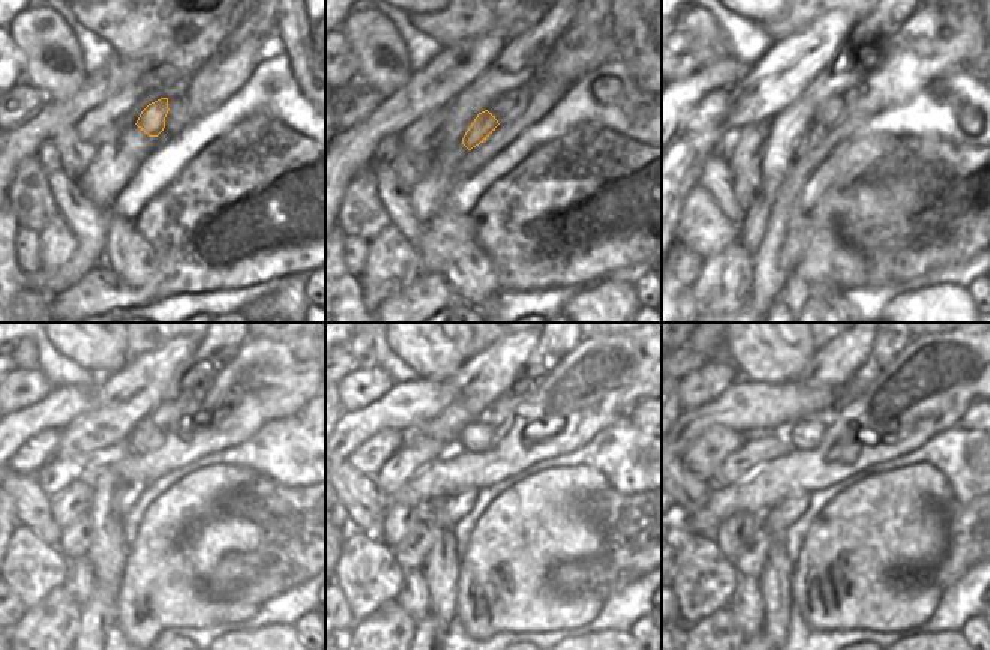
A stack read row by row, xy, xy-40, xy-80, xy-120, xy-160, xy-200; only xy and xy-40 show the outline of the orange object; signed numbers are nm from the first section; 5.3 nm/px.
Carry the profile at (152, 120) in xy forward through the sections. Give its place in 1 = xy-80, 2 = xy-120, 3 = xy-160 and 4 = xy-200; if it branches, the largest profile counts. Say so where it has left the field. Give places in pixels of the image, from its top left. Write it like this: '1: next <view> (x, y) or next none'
1: next xy-80 (813, 134)
2: next xy-120 (126, 496)
3: next xy-160 (453, 508)
4: next xy-200 (785, 514)

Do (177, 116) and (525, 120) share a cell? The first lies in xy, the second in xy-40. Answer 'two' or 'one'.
two

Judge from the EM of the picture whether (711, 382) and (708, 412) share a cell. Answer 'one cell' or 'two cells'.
two cells

